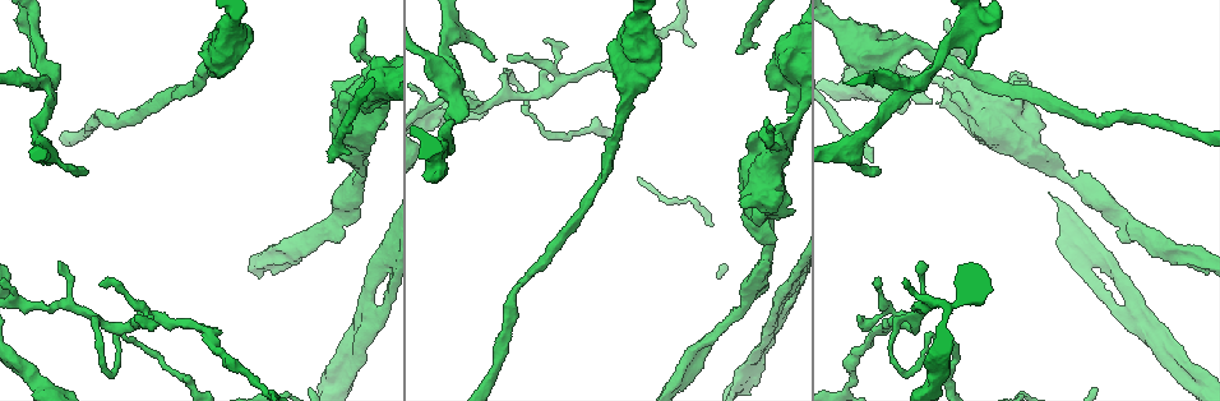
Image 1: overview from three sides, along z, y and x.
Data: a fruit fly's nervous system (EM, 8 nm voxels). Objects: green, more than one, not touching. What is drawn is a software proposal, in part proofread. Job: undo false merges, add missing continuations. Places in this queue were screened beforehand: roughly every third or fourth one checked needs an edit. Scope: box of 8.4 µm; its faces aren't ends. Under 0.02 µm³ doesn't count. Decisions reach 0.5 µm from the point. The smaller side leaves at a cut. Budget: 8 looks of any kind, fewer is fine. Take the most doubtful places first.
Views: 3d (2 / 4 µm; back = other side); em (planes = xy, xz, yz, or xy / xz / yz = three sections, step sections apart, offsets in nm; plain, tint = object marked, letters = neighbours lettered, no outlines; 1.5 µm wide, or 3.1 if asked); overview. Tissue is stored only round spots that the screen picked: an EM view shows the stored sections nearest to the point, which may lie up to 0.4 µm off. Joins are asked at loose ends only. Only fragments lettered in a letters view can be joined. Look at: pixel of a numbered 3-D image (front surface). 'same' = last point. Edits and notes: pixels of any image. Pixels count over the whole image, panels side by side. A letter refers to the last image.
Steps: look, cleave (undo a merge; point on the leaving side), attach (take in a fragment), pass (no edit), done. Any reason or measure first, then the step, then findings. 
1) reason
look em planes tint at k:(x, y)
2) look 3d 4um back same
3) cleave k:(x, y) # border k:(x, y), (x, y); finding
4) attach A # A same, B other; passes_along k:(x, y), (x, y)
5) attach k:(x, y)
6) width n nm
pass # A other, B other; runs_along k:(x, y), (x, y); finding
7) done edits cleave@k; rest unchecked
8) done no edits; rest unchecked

free end
look em xz step 8 letters at 1:(86, 169)

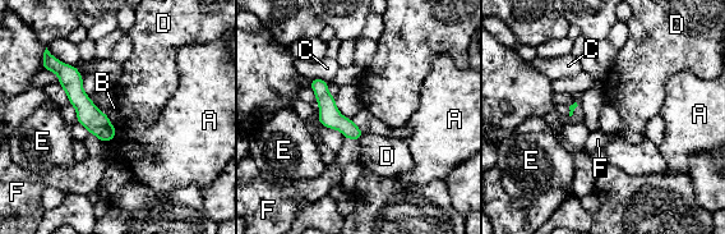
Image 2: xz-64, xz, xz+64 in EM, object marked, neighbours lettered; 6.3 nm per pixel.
pass # A other, B other, C other, D other, E other, F other; runs_along 2:(61, 65), (87, 113), (110, 136); no lettered fragment goes on from it

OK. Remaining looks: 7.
sharp bend
look 3d 4um at 1:(907, 372)

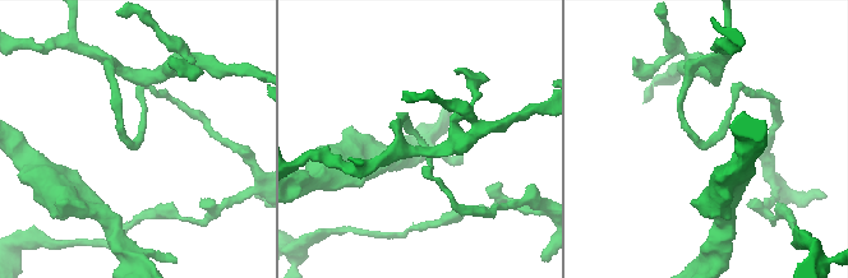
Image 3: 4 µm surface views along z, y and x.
now the EM
look em planes letters at 3:(421, 141)

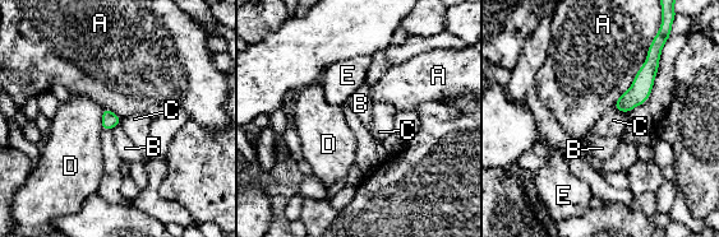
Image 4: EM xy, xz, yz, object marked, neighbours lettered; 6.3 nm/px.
width 70 nm; longest_contact A 440 nm
pass # A other, B other, C other, D other, E other; all the same cell

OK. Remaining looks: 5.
thick turns thin
look em xy step 8 letters at 1:(771, 250)

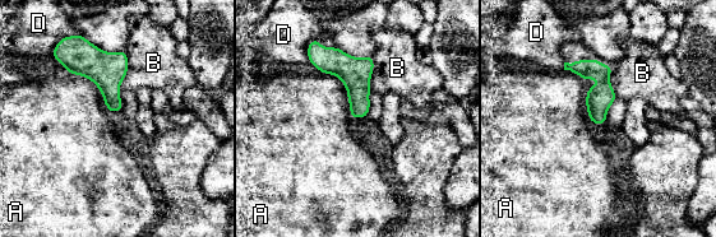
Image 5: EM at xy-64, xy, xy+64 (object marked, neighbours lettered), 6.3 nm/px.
width 100 nm
pass # A other, B other, D other; border 5:(125, 50), (128, 69), (119, 88); one cell here

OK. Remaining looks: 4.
done no edits; rest unchecked

